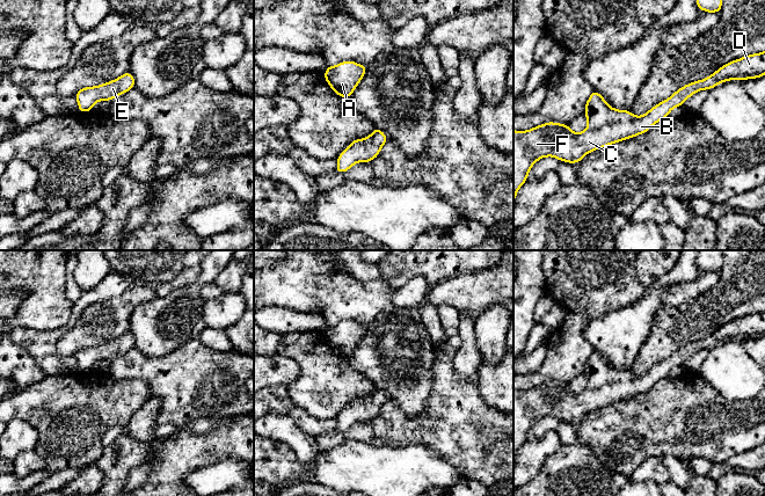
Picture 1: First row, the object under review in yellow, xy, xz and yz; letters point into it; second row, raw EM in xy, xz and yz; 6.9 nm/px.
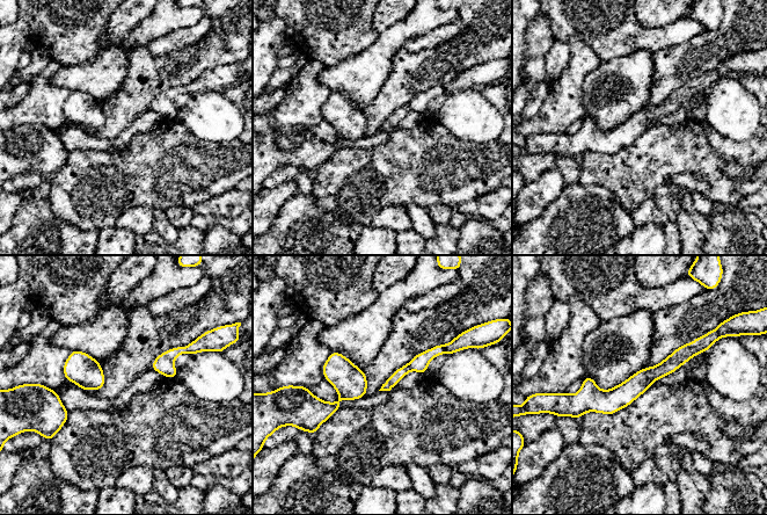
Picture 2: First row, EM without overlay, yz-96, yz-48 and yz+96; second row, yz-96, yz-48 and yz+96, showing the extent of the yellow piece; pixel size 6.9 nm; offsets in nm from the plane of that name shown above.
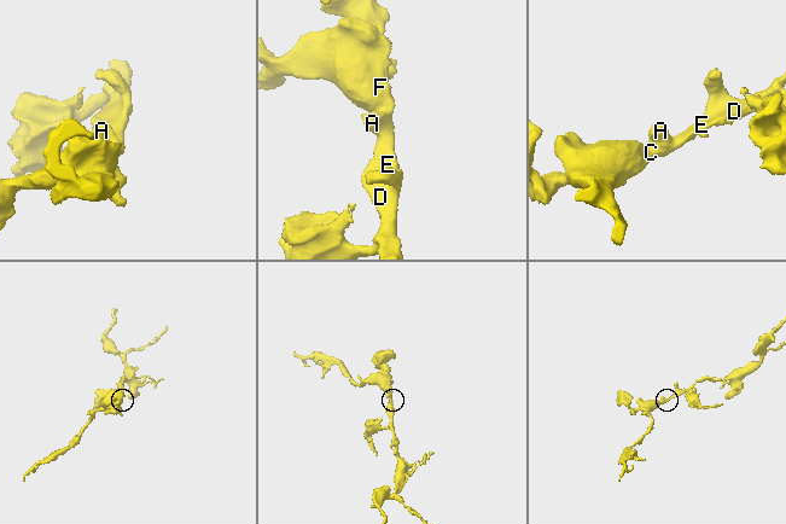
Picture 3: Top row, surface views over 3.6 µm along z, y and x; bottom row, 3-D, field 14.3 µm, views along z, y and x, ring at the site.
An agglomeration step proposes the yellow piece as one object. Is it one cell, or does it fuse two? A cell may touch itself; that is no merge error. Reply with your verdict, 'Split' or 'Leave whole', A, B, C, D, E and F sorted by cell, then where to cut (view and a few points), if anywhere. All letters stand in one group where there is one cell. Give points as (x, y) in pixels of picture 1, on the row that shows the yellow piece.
Leave whole. Groups: A B C D E F. No split

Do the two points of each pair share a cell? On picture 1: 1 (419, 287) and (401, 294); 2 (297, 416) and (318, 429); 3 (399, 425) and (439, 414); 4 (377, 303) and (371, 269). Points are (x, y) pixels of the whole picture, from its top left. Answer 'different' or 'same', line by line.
1: same
2: same
3: same
4: different

